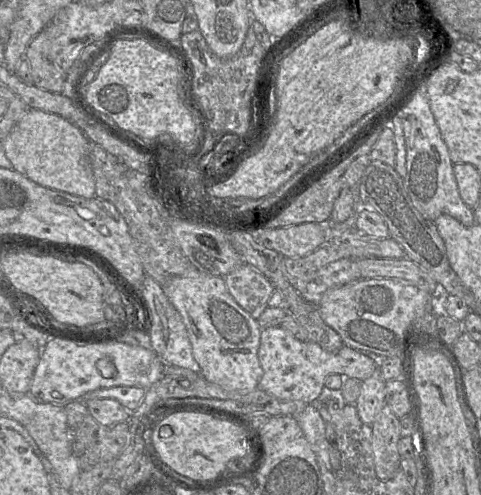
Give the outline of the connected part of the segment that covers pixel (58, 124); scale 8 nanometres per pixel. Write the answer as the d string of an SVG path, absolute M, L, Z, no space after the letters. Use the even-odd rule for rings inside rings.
M30 108L3 140L12 169L32 182L83 198L95 197L95 180L89 164L89 139L72 122L59 115Z

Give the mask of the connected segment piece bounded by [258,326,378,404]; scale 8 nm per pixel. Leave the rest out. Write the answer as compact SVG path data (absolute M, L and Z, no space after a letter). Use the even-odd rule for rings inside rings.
M280 326L261 330L258 359L263 369L258 388L282 399L312 404L325 387L328 375L365 380L378 370L376 363L365 354L343 346L337 352L328 352L311 341L299 341Z

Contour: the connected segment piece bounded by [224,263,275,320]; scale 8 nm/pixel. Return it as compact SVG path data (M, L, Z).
M241 264L224 277L233 300L252 318L258 319L275 291L273 285L256 269Z

